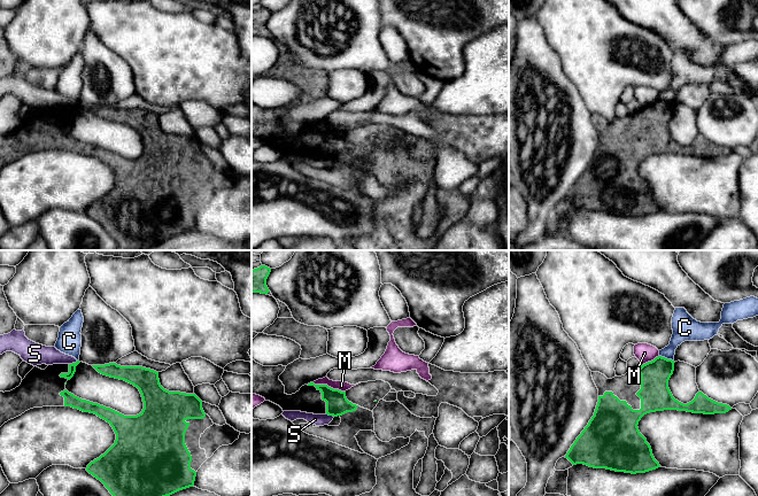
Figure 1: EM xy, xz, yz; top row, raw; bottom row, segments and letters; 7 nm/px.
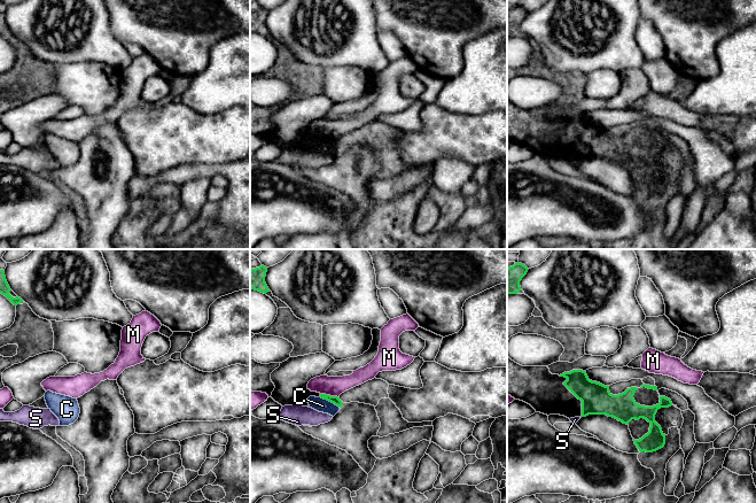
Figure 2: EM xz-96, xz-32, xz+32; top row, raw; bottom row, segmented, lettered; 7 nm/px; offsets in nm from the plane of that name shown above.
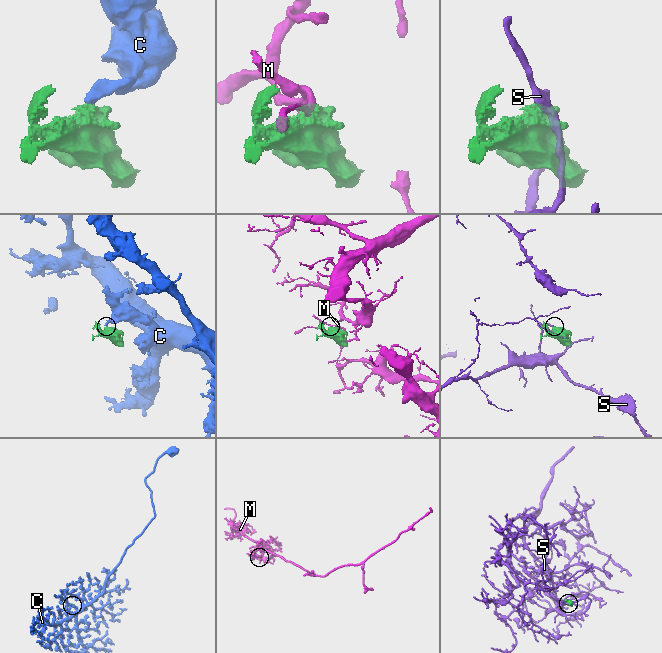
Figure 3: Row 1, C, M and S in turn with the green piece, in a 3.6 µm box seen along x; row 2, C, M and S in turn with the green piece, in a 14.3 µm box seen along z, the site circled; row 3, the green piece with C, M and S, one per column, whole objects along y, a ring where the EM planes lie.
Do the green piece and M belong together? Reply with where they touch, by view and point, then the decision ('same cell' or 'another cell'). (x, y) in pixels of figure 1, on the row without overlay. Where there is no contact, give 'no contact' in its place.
xz (327, 129) | another cell

